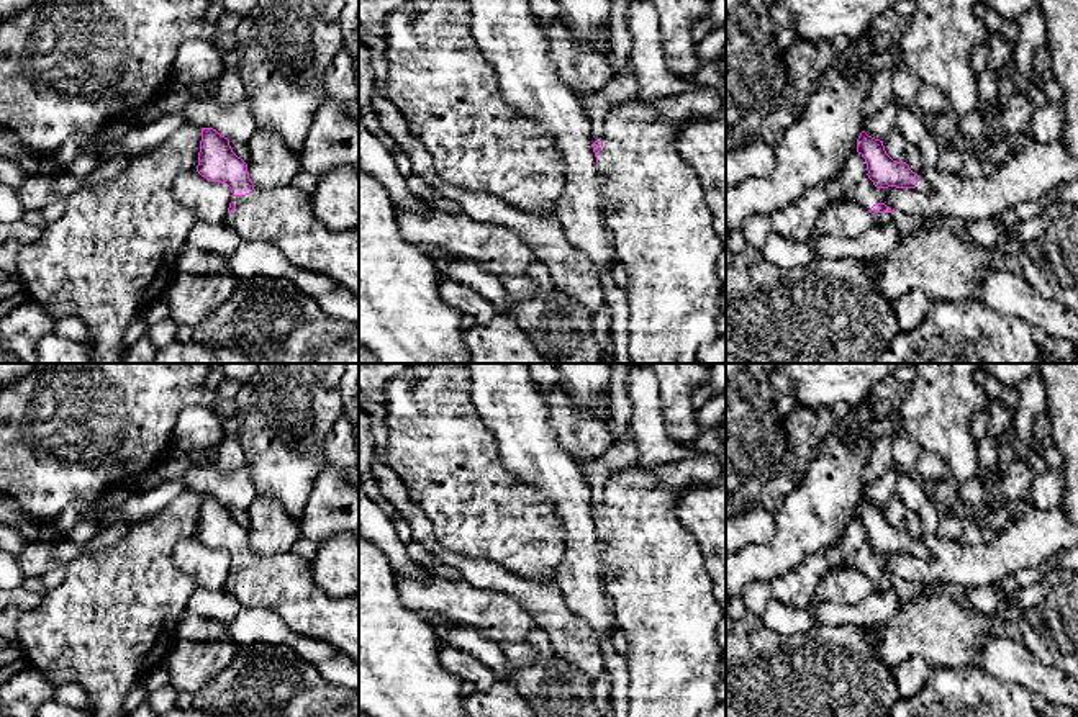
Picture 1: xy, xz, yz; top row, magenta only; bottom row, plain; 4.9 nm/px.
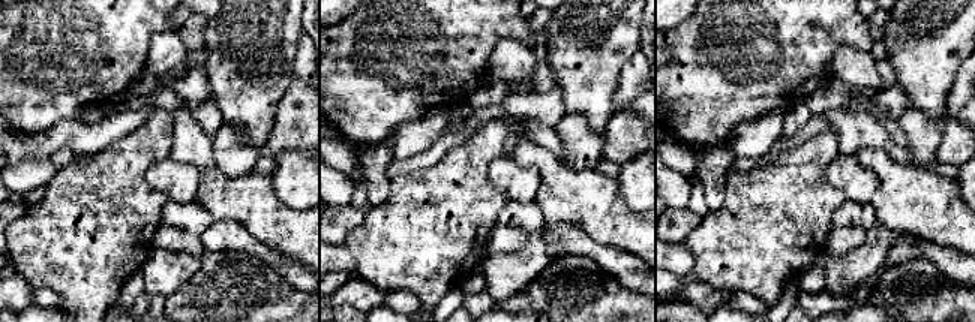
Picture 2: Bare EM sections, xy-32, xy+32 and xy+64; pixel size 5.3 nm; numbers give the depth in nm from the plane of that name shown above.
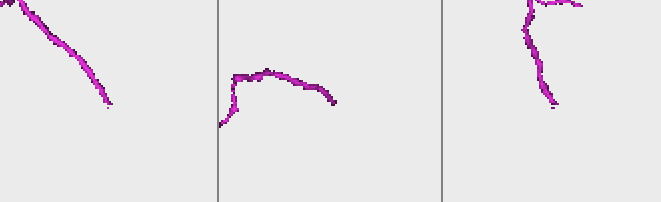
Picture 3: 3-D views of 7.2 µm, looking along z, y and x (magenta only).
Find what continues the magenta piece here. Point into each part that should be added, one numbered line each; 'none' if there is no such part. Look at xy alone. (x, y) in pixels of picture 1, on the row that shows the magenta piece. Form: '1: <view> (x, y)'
1: xy (284, 216)

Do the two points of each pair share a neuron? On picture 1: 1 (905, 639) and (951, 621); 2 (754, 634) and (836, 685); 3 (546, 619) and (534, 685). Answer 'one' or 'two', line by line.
1: one
2: one
3: two

